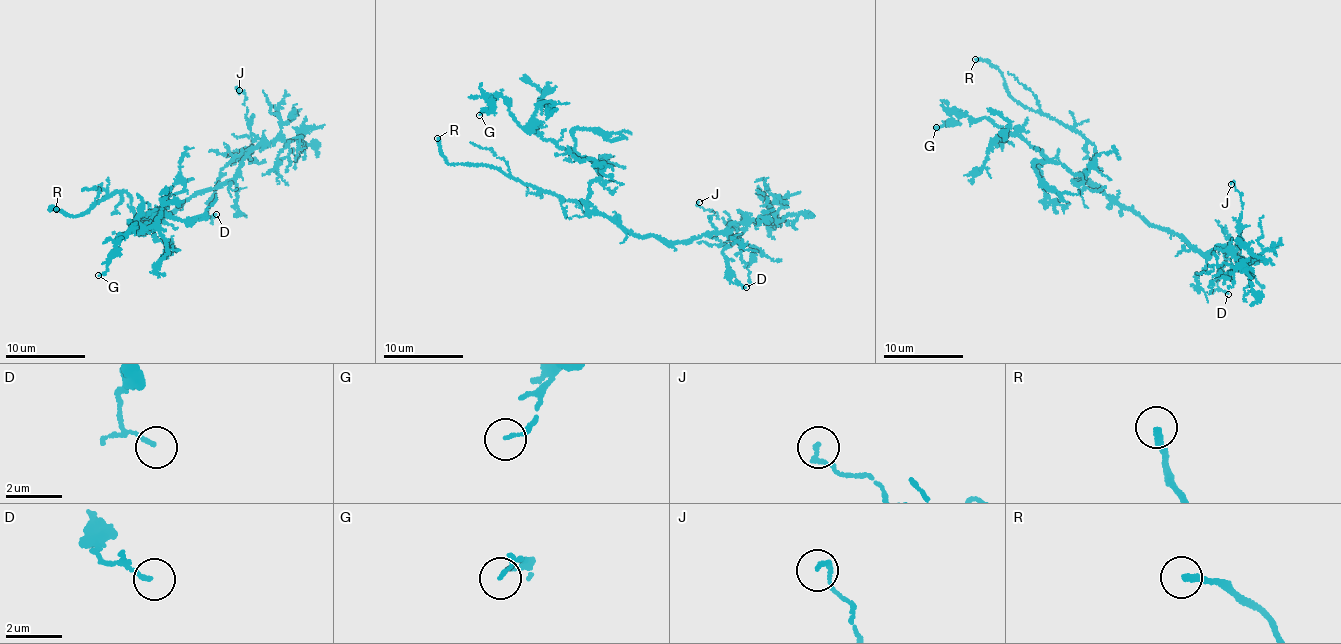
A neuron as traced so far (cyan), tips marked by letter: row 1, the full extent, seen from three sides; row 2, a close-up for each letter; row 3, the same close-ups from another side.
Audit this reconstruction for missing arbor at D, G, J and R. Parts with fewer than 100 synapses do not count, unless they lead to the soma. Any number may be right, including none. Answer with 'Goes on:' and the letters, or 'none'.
Goes on: R

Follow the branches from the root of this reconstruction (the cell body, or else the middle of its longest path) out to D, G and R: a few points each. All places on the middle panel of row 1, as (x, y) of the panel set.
D: (609, 219), (670, 242), (735, 224), (735, 242), (723, 255), (730, 279), (746, 287)
G: (609, 219), (587, 208), (597, 167), (525, 129), (500, 96), (479, 115)
R: (609, 219), (582, 200), (567, 201), (549, 192), (542, 192), (496, 168), (484, 164), (451, 165), (437, 138)

